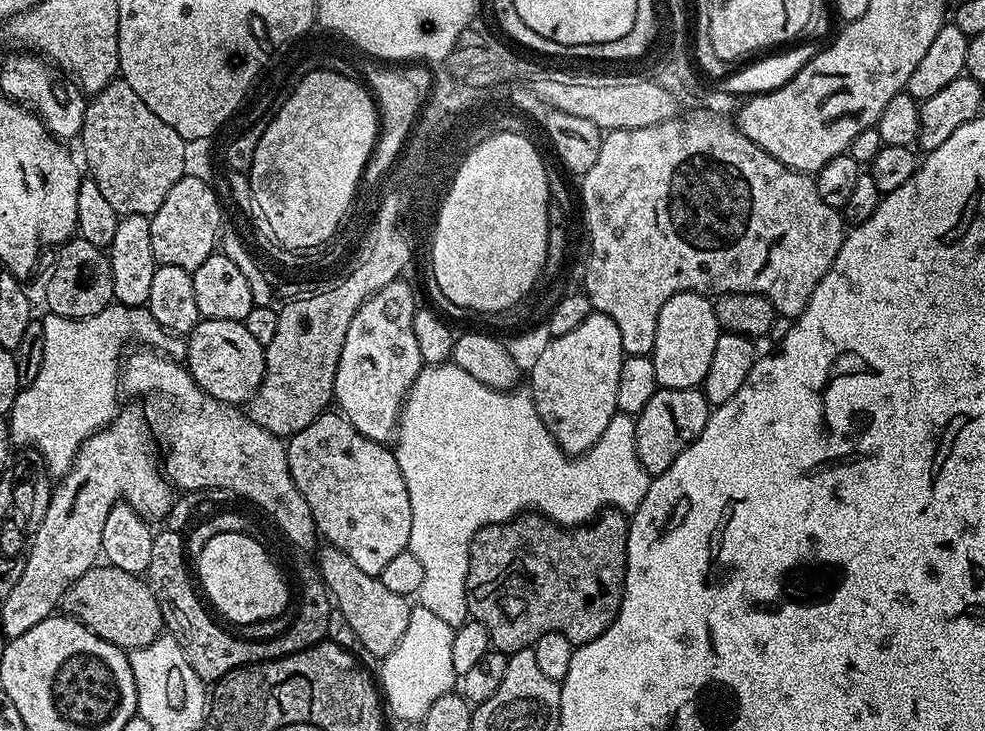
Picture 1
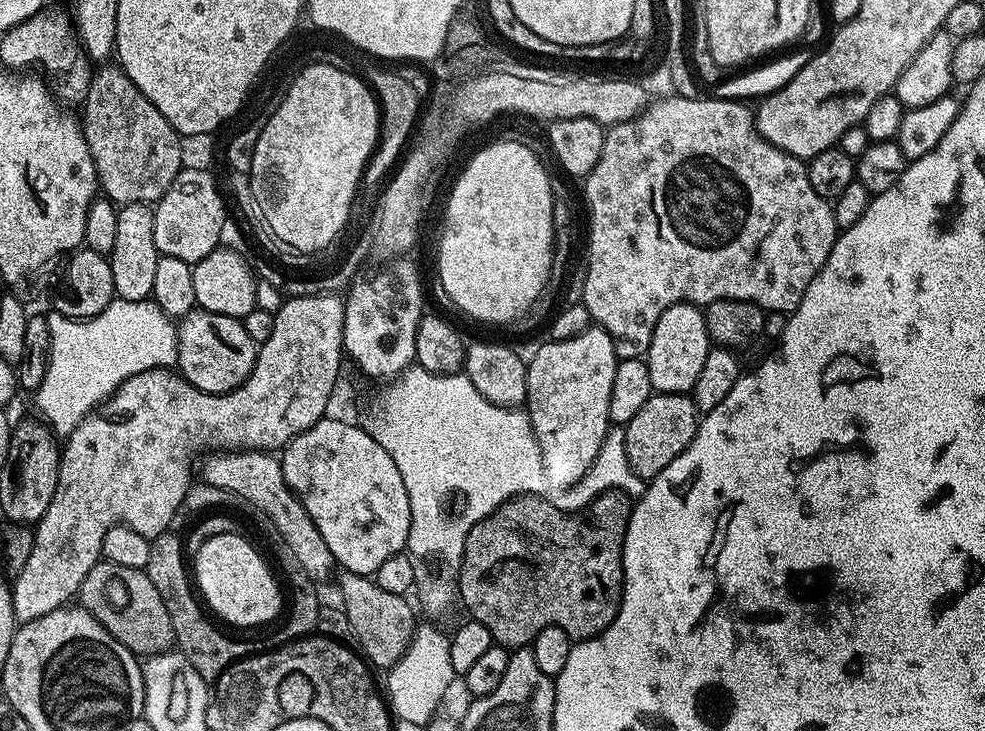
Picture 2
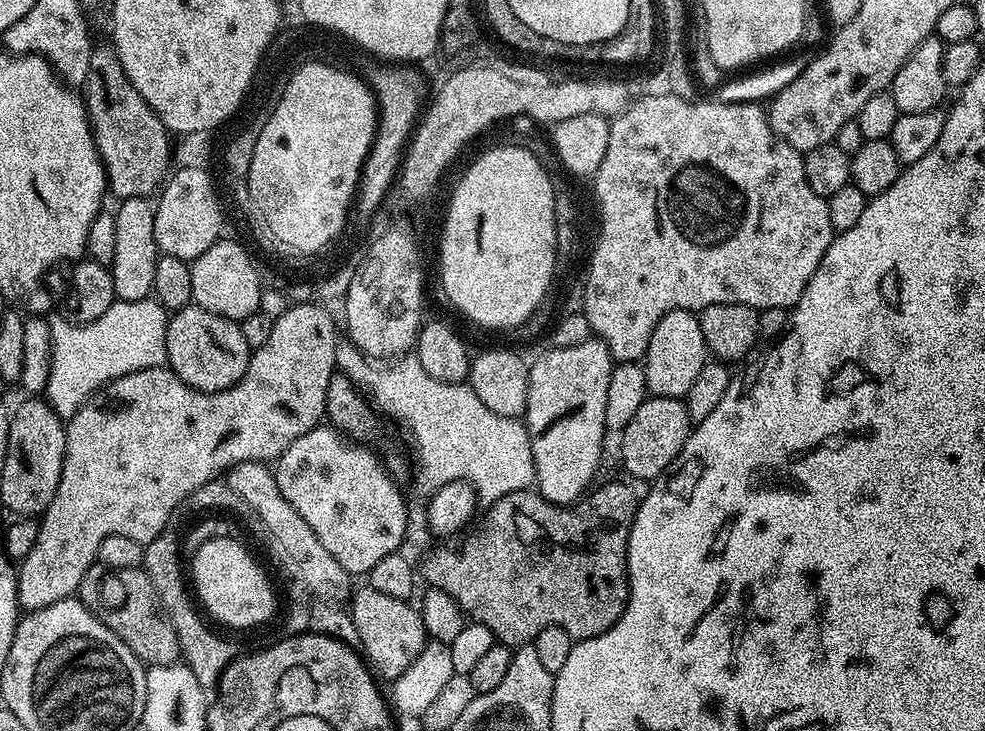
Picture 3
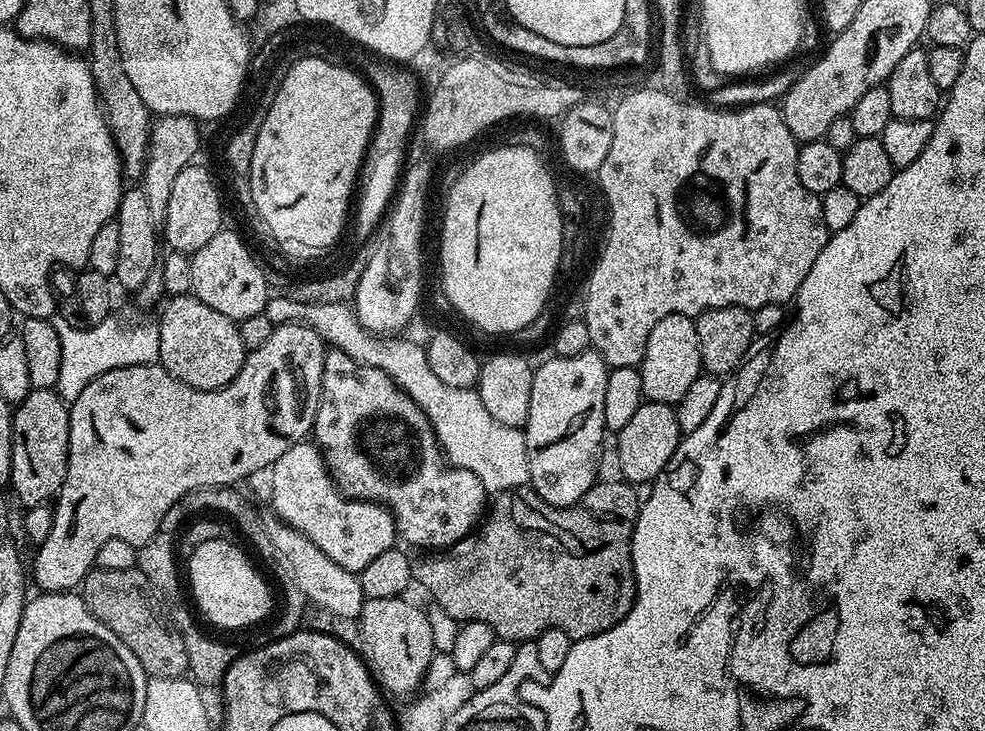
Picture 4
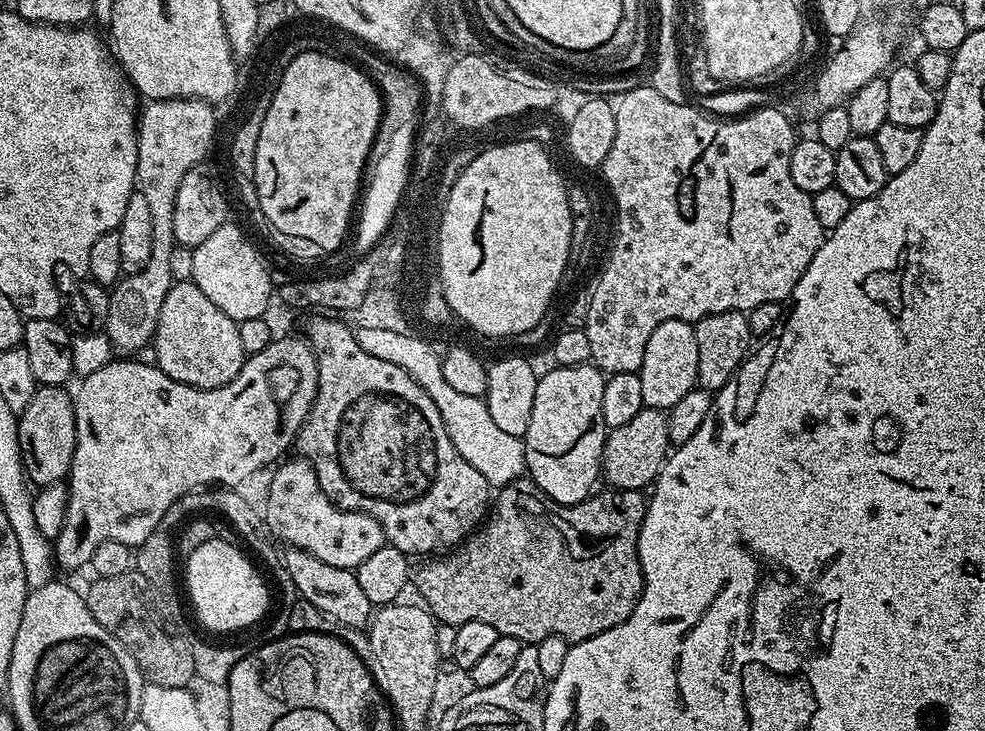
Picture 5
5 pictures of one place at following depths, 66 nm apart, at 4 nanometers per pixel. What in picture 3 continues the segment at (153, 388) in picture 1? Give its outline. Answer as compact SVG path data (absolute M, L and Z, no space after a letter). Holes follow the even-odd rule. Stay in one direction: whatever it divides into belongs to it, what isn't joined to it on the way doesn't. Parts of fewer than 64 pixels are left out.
M251 460L245 464L237 464L227 473L226 481L242 496L255 518L257 516L264 523L270 540L279 542L283 553L288 553L292 562L301 568L301 576L308 580L308 591L313 597L329 602L344 602L349 599L353 591L353 577L338 563L334 554L330 554L330 550L326 550L326 546L318 542L318 534L314 534L314 530L306 526L302 516L290 506L290 502L282 498L282 490L278 490L273 469L267 463Z

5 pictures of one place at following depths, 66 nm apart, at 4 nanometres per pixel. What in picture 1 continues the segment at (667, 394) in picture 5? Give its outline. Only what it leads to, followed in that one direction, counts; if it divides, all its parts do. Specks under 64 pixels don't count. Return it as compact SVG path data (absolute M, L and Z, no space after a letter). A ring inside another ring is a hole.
M703 292L674 294L674 298L662 306L654 334L651 357L657 385L661 388L695 388L703 385L721 331L715 303Z

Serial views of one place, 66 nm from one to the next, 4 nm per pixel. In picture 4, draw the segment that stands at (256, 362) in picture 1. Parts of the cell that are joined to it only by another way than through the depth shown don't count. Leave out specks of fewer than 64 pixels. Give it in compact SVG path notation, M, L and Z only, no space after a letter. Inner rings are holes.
M194 294L174 296L163 305L164 313L158 316L160 326L160 359L171 376L178 378L191 388L210 391L225 388L242 370L244 365L244 343L240 337L237 321L218 314L206 302Z

